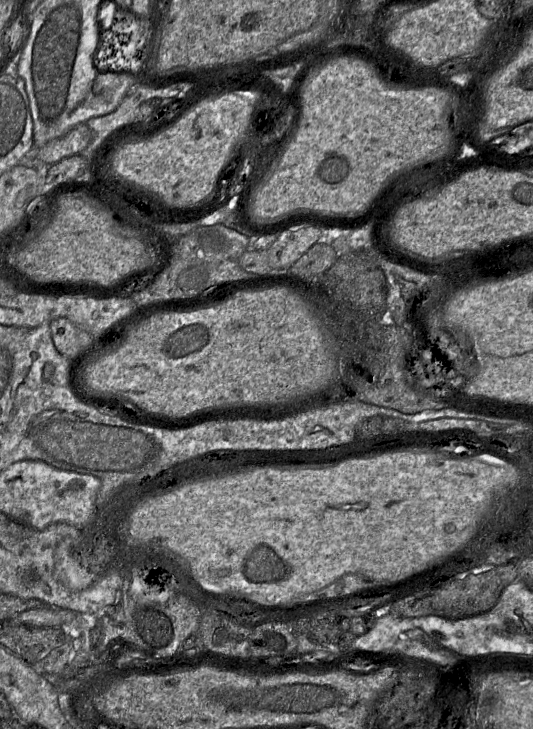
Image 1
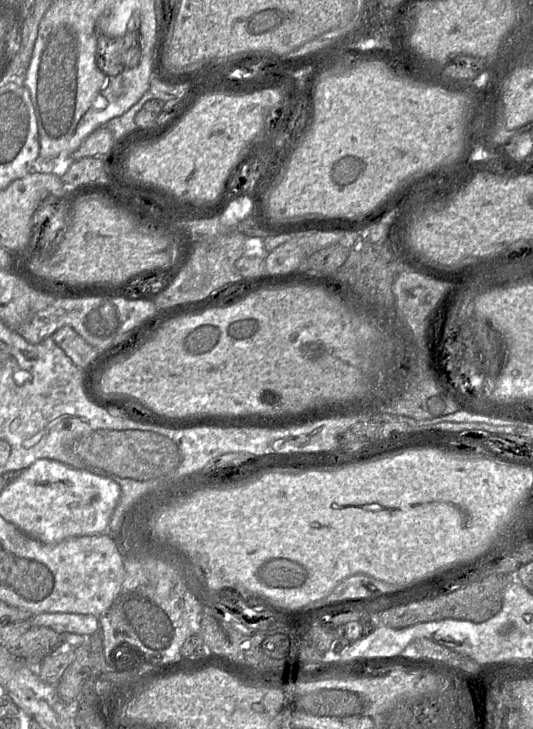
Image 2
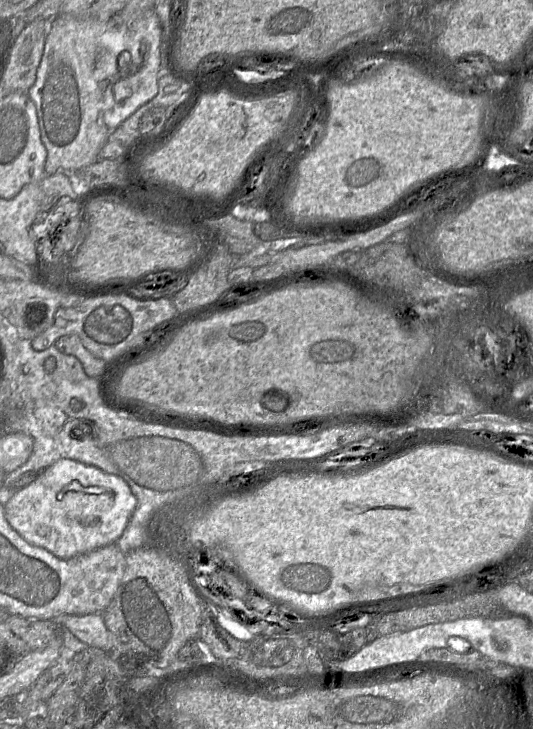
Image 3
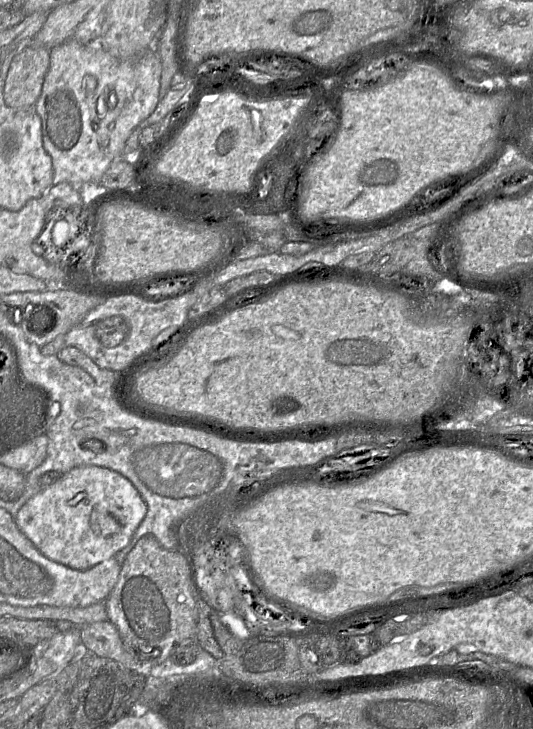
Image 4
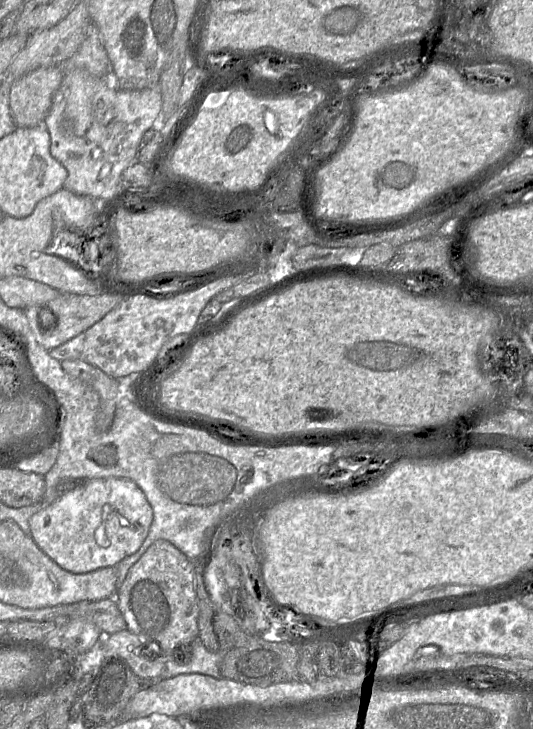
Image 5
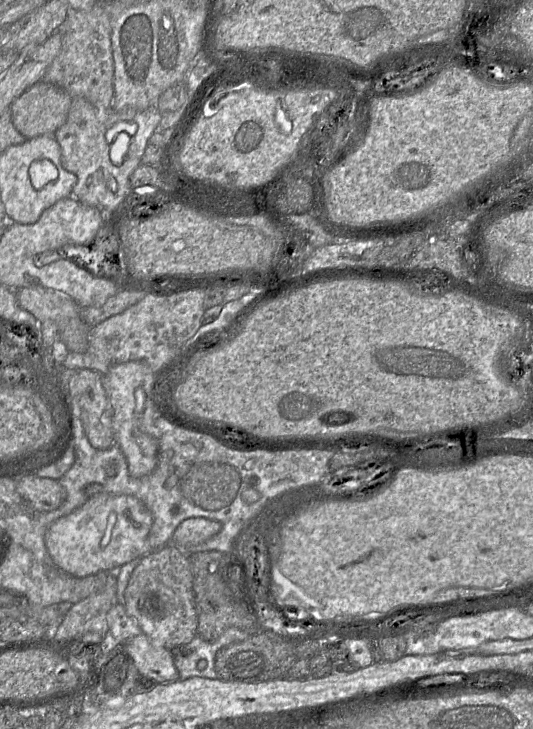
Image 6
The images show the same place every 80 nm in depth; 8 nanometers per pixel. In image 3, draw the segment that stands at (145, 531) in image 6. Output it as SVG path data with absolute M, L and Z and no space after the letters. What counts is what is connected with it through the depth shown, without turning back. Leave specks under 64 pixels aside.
M60 459L4 505L10 526L27 542L62 559L116 544L123 534L137 499L117 475L71 459Z

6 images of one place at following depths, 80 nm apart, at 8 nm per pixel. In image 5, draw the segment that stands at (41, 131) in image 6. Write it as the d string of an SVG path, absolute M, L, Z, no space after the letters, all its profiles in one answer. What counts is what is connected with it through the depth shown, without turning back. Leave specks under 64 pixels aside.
M59 66L40 67L10 86L9 106L17 127L33 128L44 122L62 79Z

